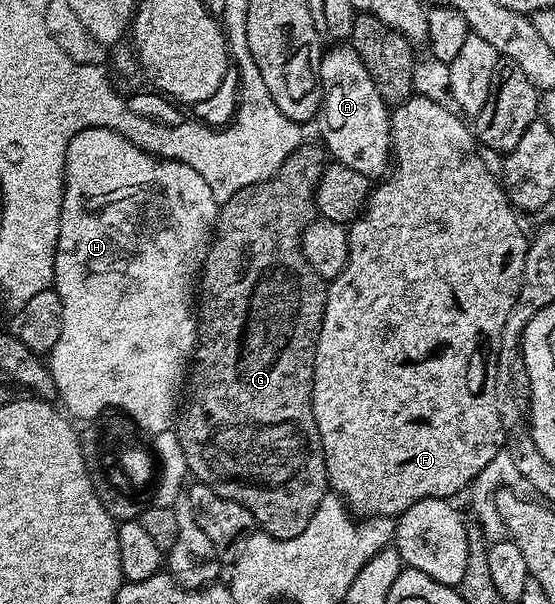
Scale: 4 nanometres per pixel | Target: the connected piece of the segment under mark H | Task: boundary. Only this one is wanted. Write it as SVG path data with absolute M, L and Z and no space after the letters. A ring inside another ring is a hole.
M106 126L87 128L69 141L65 157L65 191L61 205L61 227L53 265L53 286L63 304L63 332L59 332L59 344L55 344L53 351L47 355L47 365L55 380L60 405L74 419L93 420L109 411L120 412L136 422L138 427L149 436L168 430L174 425L179 395L190 373L191 359L197 349L198 315L195 313L195 283L202 273L209 246L213 243L218 213L219 204L207 180L203 180L203 176L199 176L199 172L195 172L195 168L187 164L170 162L168 158L158 158L155 154L147 154L135 144L131 144L131 140L127 140L119 132Z

